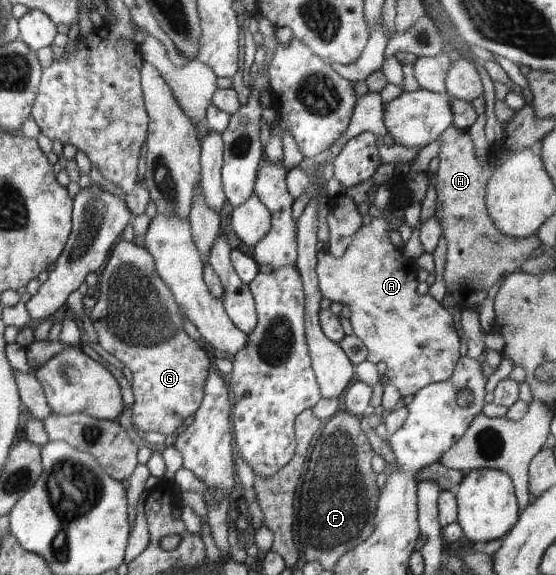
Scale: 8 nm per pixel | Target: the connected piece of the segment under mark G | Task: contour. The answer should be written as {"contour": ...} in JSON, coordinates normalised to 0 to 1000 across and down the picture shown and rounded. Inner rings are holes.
{"contour":[[[223,416],[207,424],[196,454],[178,485],[182,517],[162,539],[162,555],[176,584],[176,598],[203,616],[239,652],[241,682],[239,734],[257,751],[313,755],[329,732],[363,701],[367,668],[383,635],[371,607],[347,591],[329,570],[329,546],[300,492],[281,475],[273,442],[263,430],[243,426]]]}

